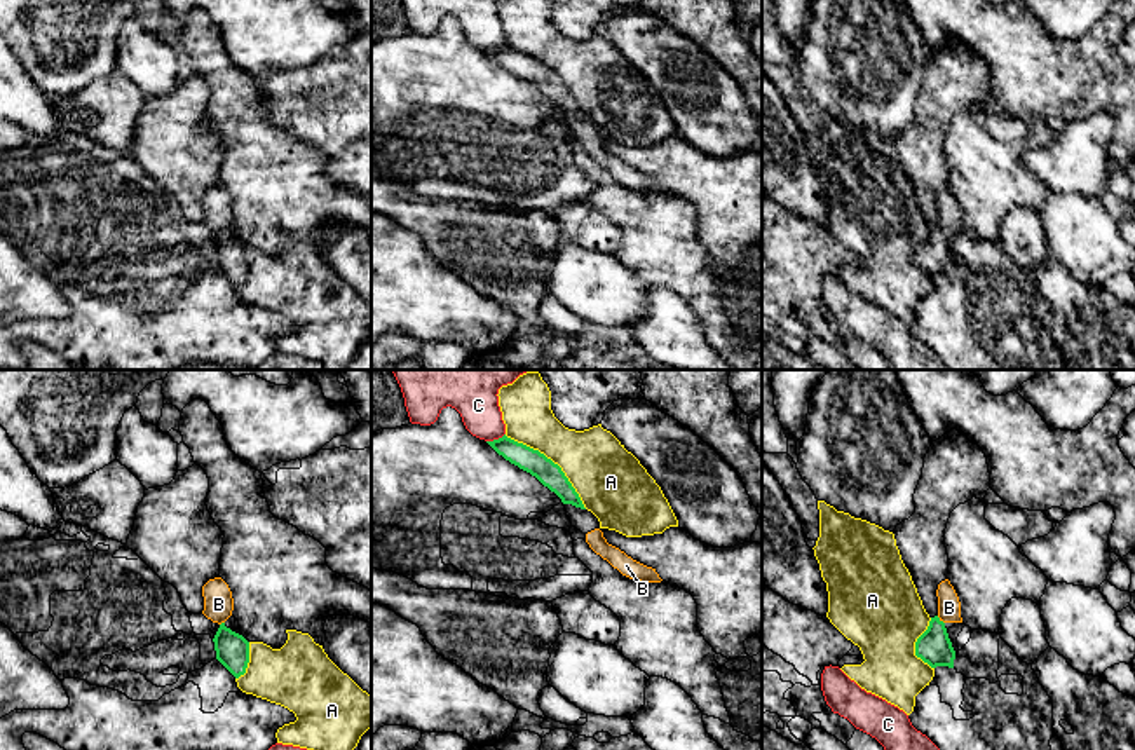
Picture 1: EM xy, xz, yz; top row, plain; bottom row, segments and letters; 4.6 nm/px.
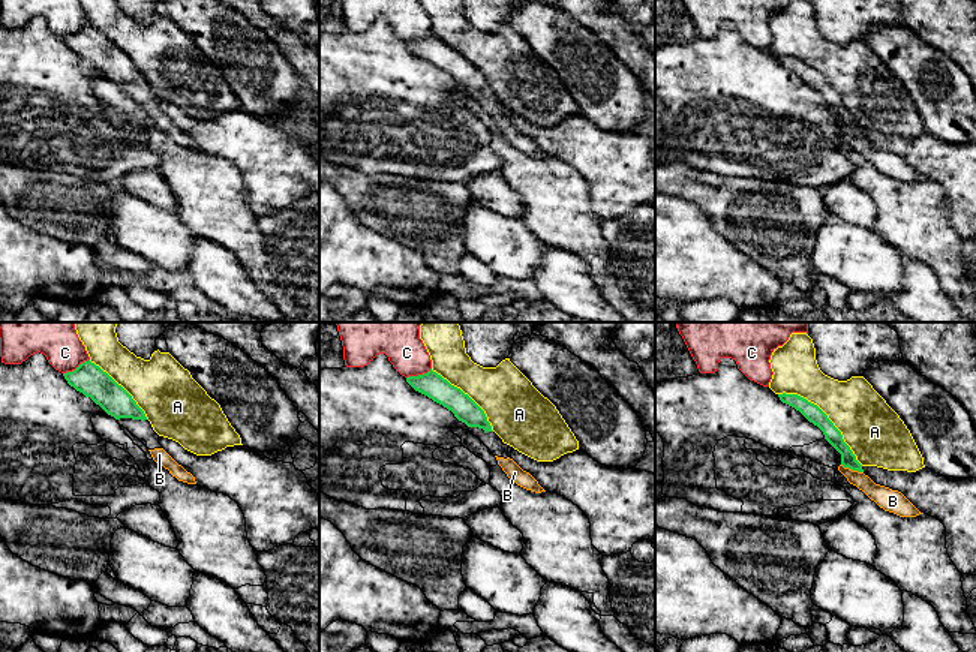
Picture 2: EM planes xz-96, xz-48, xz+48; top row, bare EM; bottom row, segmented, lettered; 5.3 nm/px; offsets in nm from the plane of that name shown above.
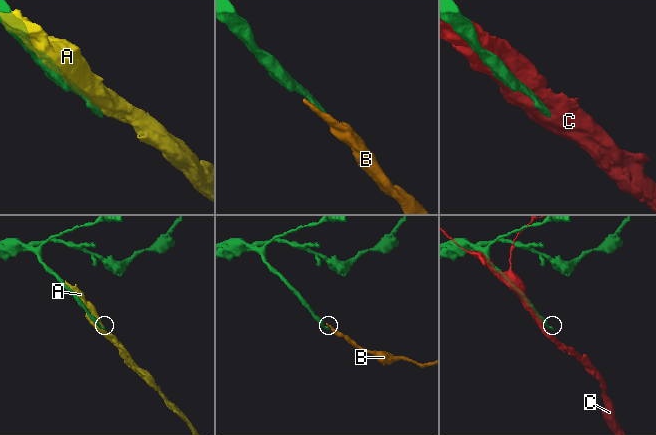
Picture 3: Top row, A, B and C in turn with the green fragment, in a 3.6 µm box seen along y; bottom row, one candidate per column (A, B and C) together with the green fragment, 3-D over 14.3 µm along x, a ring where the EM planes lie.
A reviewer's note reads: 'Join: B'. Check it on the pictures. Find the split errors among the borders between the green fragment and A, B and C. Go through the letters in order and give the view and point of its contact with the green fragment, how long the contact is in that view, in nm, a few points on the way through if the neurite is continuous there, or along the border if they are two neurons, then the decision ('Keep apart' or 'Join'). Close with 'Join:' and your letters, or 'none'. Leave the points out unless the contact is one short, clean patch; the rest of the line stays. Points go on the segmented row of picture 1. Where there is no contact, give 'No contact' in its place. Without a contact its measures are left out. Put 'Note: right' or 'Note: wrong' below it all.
A: Touches green at xz (551, 461). Shared border 500 nm. Keep apart
B: Touches green at yz (938, 620). Shared border 50 nm. Path across: yz (933, 646), (938, 620), (949, 607). Join
C: Touches green at xz (496, 440). Shared border 100 nm. Keep apart
Join: B
Note: right

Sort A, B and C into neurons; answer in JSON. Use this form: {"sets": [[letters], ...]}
{"sets": [["A"], ["B"], ["C"]]}

